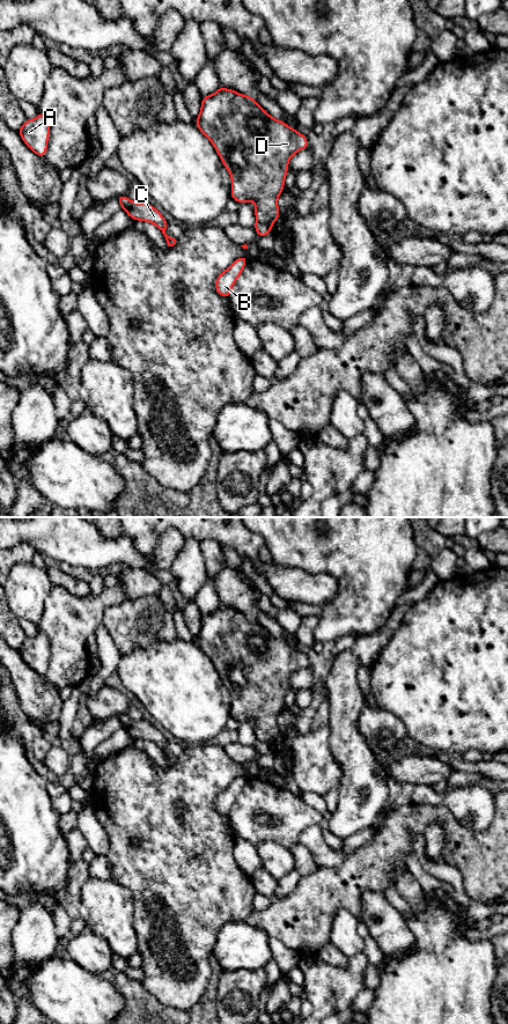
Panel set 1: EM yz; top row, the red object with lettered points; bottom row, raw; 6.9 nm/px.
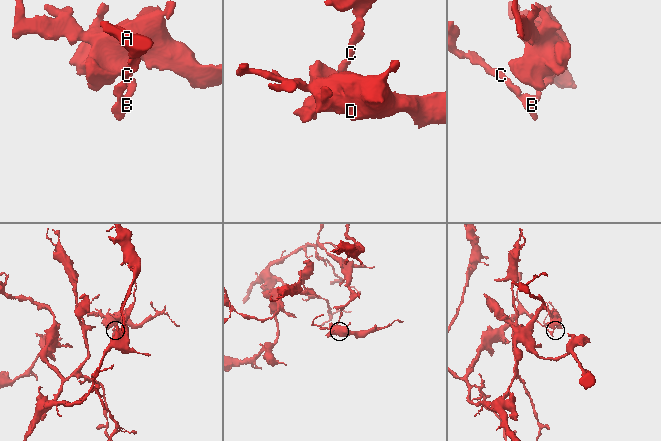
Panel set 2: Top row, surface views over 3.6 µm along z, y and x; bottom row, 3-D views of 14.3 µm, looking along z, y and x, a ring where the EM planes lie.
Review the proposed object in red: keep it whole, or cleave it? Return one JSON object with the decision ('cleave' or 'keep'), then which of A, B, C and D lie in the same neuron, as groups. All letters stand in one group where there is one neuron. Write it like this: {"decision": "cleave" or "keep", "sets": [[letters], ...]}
{"decision": "cleave", "sets": [["A", "B", "C"], ["D"]]}

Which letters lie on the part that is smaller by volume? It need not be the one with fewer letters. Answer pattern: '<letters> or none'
D

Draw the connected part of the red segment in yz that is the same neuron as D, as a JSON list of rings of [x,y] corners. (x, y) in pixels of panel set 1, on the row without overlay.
[[[221,604],[214,612],[203,616],[194,642],[212,661],[230,693],[230,716],[240,723],[253,720],[256,738],[274,743],[281,732],[278,716],[285,706],[289,678],[300,669],[308,666],[307,655],[273,636],[252,614]]]

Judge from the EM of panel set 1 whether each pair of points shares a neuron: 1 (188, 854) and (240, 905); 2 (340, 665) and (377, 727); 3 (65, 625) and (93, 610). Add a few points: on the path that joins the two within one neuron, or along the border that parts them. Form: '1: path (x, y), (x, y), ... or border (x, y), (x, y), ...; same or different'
1: path (200, 867), (227, 893); same
2: border (365, 699), (363, 707), (358, 717), (359, 731); different
3: path (72, 619), (79, 619), (86, 613); same

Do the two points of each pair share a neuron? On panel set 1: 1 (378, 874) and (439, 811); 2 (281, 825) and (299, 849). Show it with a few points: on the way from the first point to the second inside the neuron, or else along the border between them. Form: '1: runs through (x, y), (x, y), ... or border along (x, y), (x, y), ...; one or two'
1: runs through (382, 854), (419, 816); one
2: border along (299, 842), (291, 849); two

